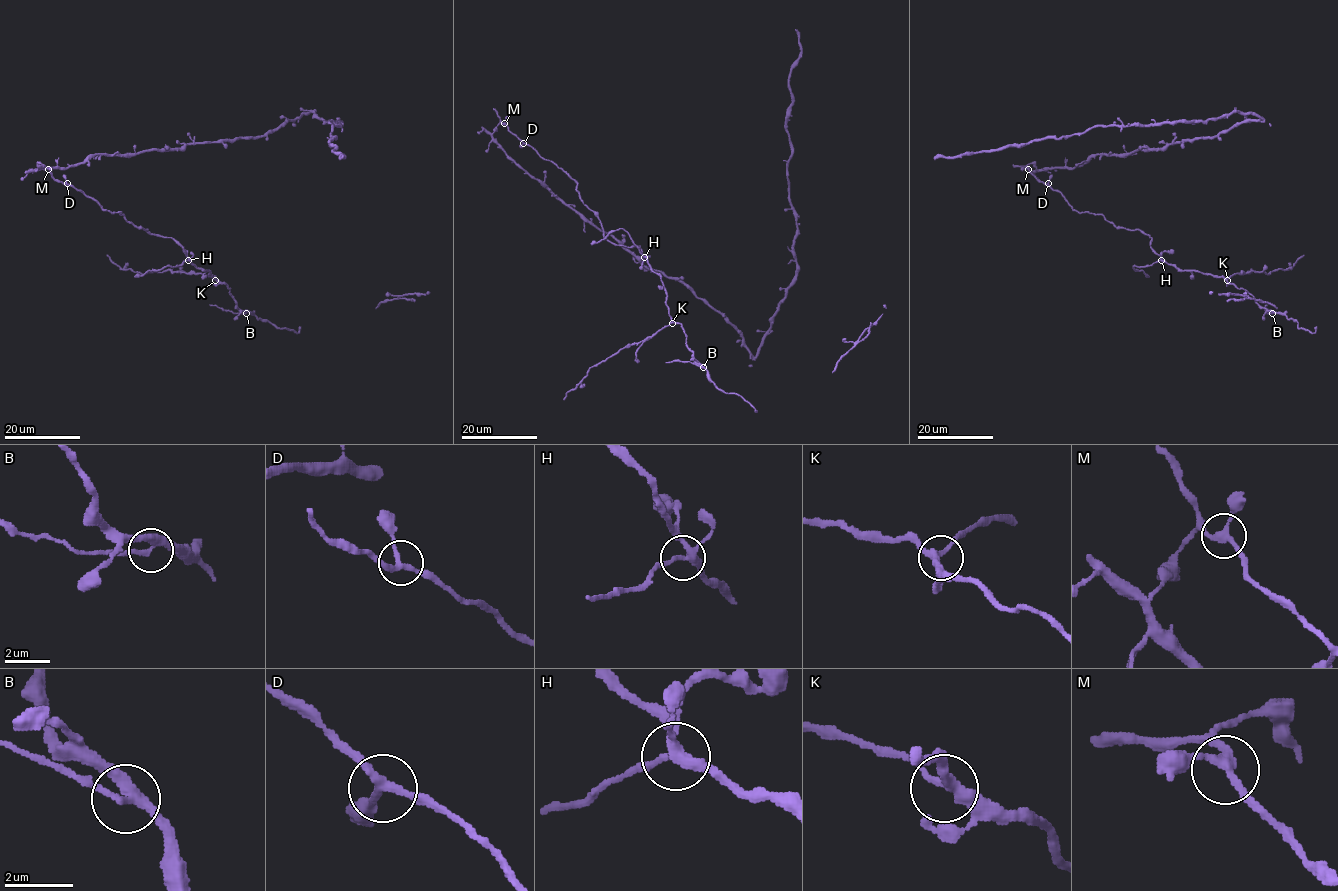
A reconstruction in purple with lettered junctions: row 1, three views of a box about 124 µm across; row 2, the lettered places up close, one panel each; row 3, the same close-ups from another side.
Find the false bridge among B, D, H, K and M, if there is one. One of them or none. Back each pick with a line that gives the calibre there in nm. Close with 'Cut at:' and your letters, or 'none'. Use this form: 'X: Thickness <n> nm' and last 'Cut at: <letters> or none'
B: Thickness 280 nm
Cut at: B

